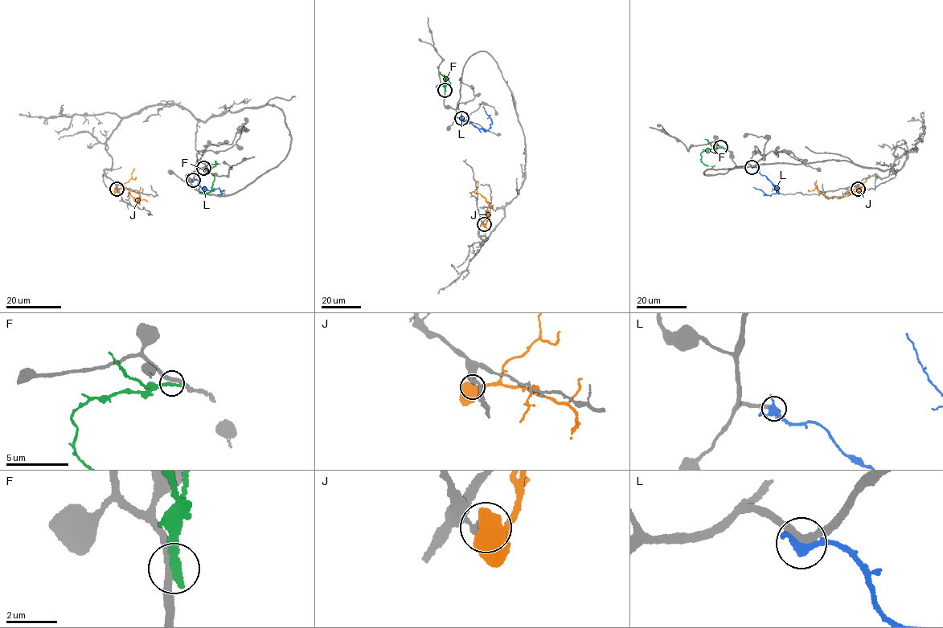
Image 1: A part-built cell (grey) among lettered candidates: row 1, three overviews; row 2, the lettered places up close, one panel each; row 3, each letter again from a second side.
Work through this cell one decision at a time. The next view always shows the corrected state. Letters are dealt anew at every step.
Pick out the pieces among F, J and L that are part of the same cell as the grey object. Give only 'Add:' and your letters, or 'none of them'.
Add: none of them

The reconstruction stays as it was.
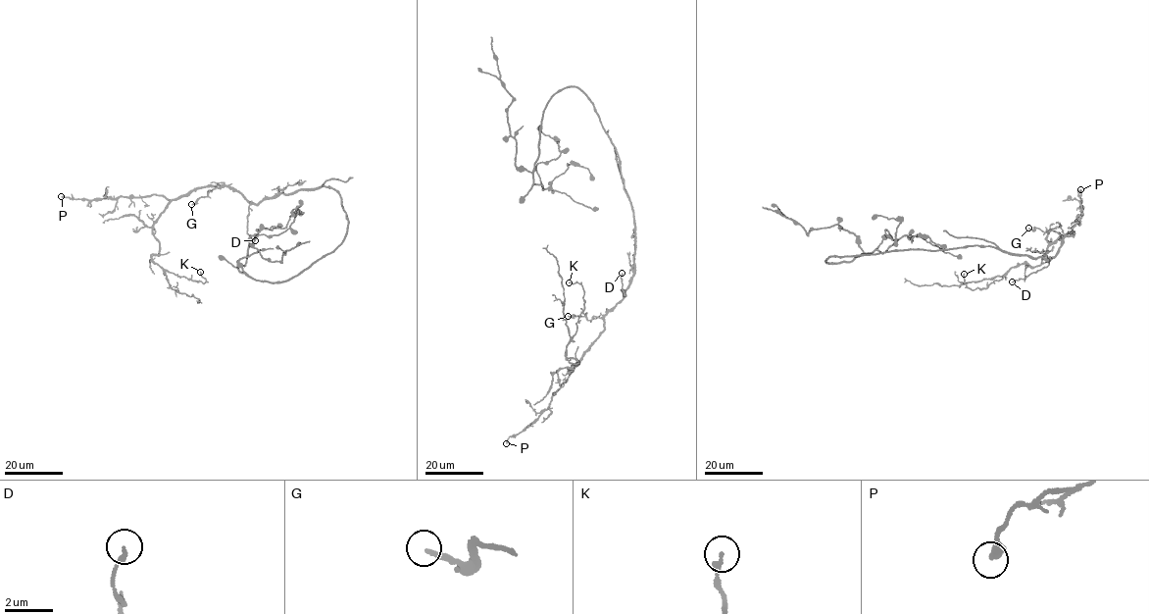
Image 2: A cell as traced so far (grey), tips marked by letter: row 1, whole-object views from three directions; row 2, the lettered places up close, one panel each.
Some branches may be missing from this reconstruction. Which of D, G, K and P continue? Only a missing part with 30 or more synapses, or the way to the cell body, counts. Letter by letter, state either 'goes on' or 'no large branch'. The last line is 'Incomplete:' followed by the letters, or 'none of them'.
D: no large branch
G: no large branch
K: no large branch
P: no large branch
Incomplete: none of them

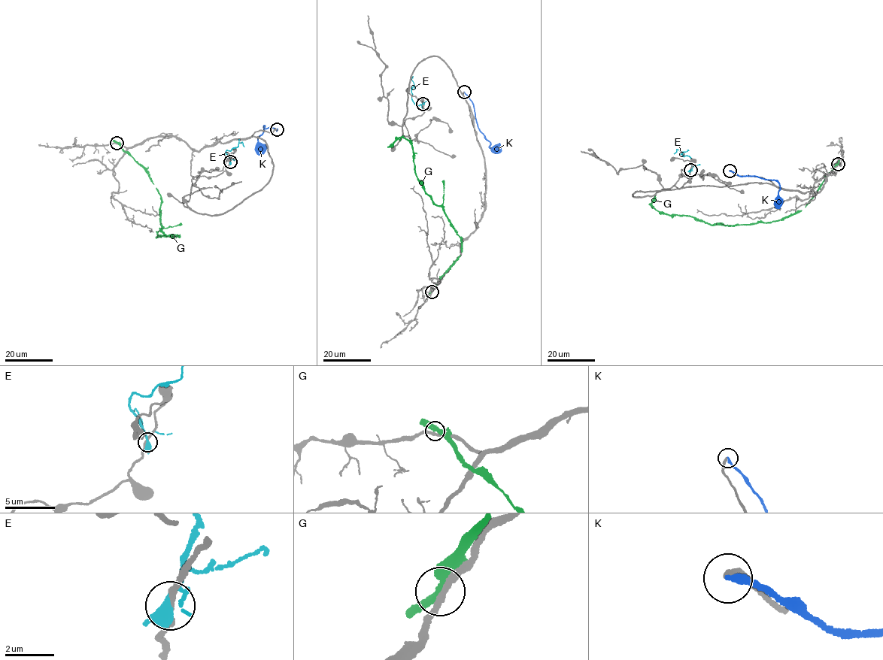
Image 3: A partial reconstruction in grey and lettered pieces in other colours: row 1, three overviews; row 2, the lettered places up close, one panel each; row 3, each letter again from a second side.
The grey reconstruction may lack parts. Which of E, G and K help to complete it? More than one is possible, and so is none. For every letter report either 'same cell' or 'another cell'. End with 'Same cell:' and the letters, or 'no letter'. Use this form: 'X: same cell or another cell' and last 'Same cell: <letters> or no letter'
E: another cell
G: another cell
K: same cell
Same cell: K

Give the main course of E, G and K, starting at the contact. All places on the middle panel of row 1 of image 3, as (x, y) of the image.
E: (423, 104), (416, 105), (412, 100), (413, 76)
G: (432, 292), (460, 255), (460, 237), (415, 174), (411, 142), (401, 137), (387, 147)
K: (464, 92), (473, 104), (477, 127), (491, 143), (489, 147), (501, 151)

